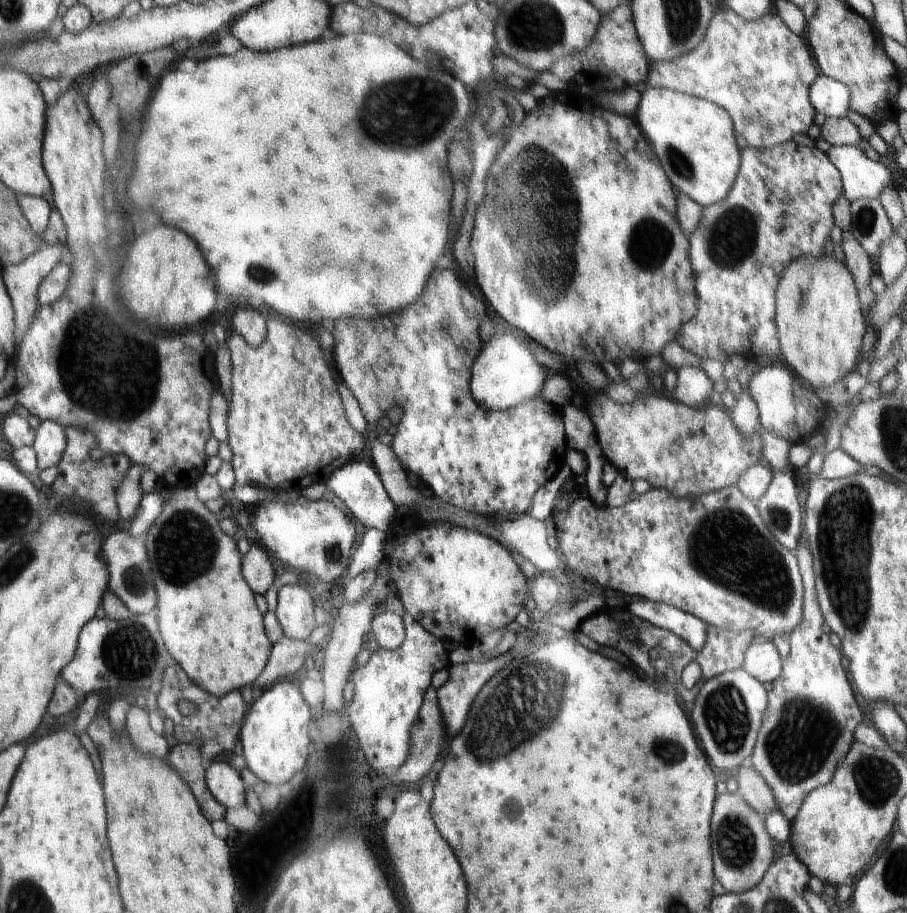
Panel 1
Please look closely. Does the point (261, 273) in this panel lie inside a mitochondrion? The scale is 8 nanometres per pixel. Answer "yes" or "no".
yes

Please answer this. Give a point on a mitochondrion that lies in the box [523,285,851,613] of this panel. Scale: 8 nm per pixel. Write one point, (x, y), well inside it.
(780, 518)

